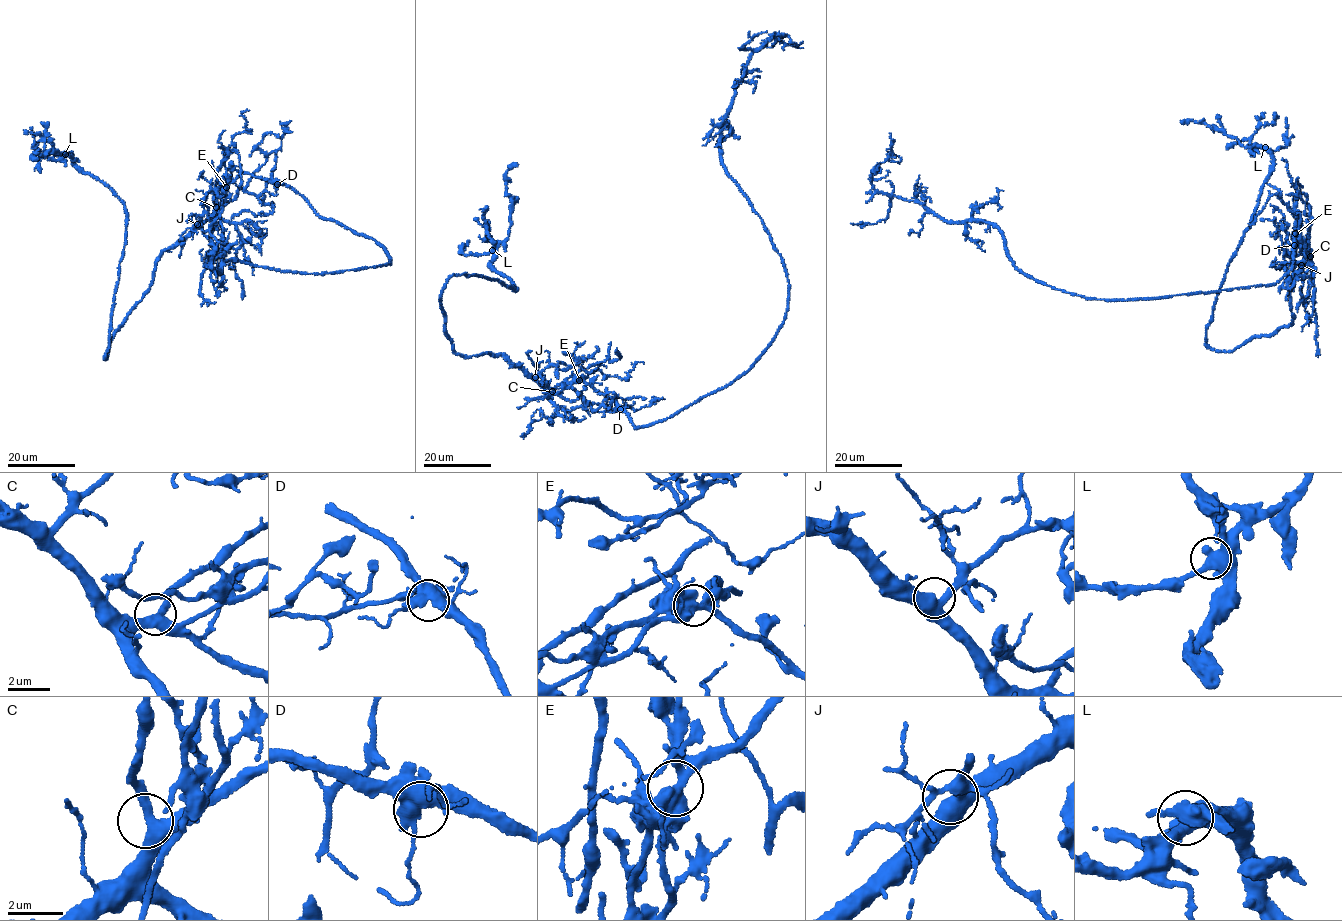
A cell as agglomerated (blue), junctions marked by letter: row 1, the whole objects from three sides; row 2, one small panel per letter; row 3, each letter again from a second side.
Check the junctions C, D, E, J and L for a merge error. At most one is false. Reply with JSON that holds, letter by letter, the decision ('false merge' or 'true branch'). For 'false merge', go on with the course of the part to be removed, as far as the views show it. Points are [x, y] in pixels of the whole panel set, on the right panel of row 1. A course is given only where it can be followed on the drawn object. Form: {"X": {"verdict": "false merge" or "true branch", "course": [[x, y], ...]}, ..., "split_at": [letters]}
{"C": {"verdict": "true branch"}, "D": {"verdict": "true branch"}, "E": {"verdict": "false merge", "course": [[1295, 233], [1292, 266], [1274, 283], [1089, 299], [1017, 270], [990, 223], [949, 221], [875, 189], [889, 133]]}, "J": {"verdict": "true branch"}, "L": {"verdict": "true branch"}, "split_at": ["E"]}

